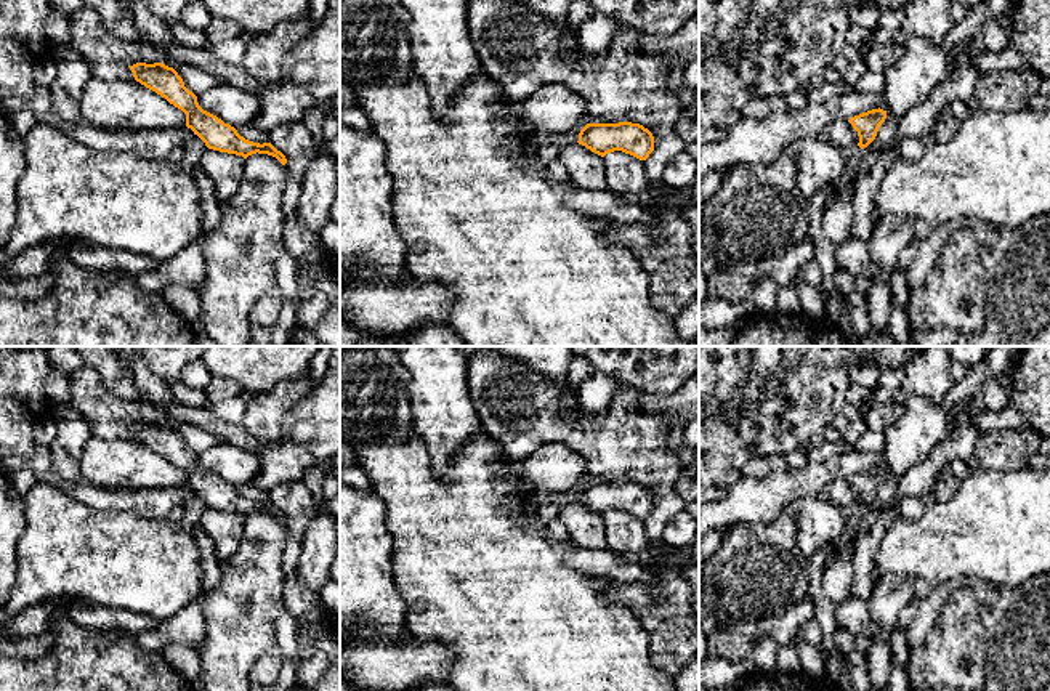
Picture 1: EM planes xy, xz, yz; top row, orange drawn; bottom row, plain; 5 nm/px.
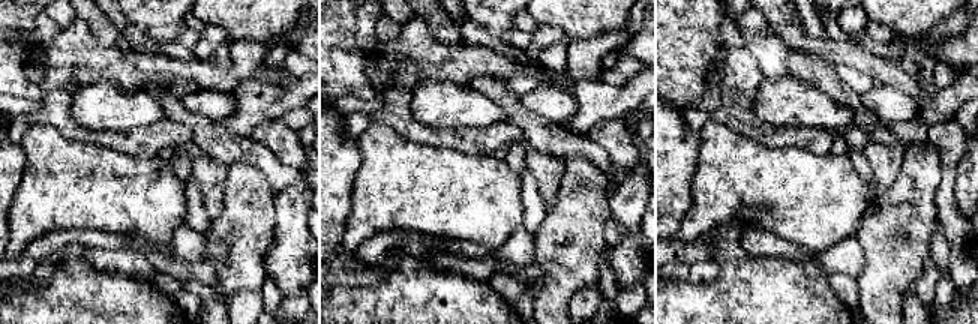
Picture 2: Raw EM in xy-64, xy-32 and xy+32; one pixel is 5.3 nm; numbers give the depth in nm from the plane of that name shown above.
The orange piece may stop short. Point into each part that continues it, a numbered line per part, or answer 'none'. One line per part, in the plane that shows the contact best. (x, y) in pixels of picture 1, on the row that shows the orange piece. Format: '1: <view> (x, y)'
none

